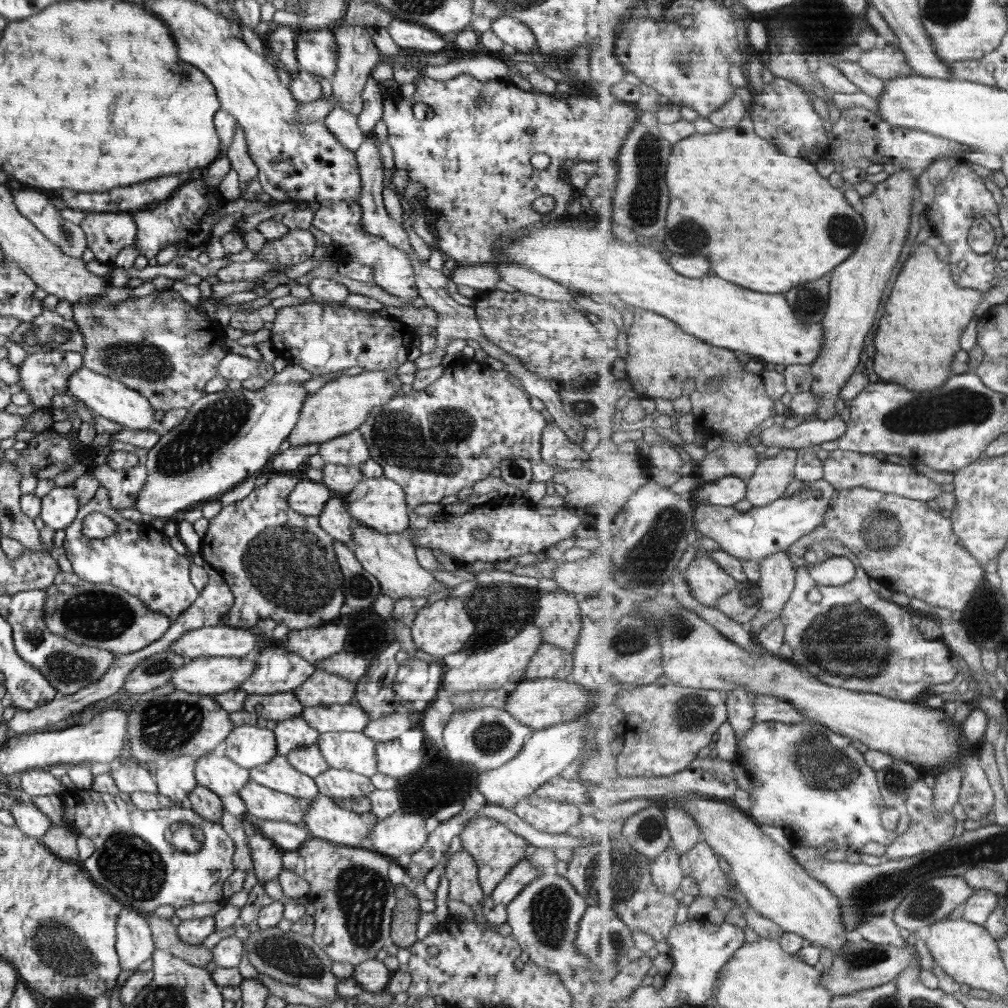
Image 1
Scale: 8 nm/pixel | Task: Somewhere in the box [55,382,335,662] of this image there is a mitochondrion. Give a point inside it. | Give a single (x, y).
(215, 425)

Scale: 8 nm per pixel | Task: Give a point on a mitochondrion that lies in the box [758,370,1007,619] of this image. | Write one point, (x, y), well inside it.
(927, 414)

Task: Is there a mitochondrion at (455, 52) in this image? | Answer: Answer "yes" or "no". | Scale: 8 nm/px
no

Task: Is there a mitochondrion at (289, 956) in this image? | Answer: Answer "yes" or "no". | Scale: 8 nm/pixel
yes

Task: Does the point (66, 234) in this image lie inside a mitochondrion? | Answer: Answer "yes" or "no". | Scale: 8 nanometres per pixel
yes

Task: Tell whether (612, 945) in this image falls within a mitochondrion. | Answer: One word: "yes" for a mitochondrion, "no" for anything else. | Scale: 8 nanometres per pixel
yes

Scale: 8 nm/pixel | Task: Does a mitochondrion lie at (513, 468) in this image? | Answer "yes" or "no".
yes

